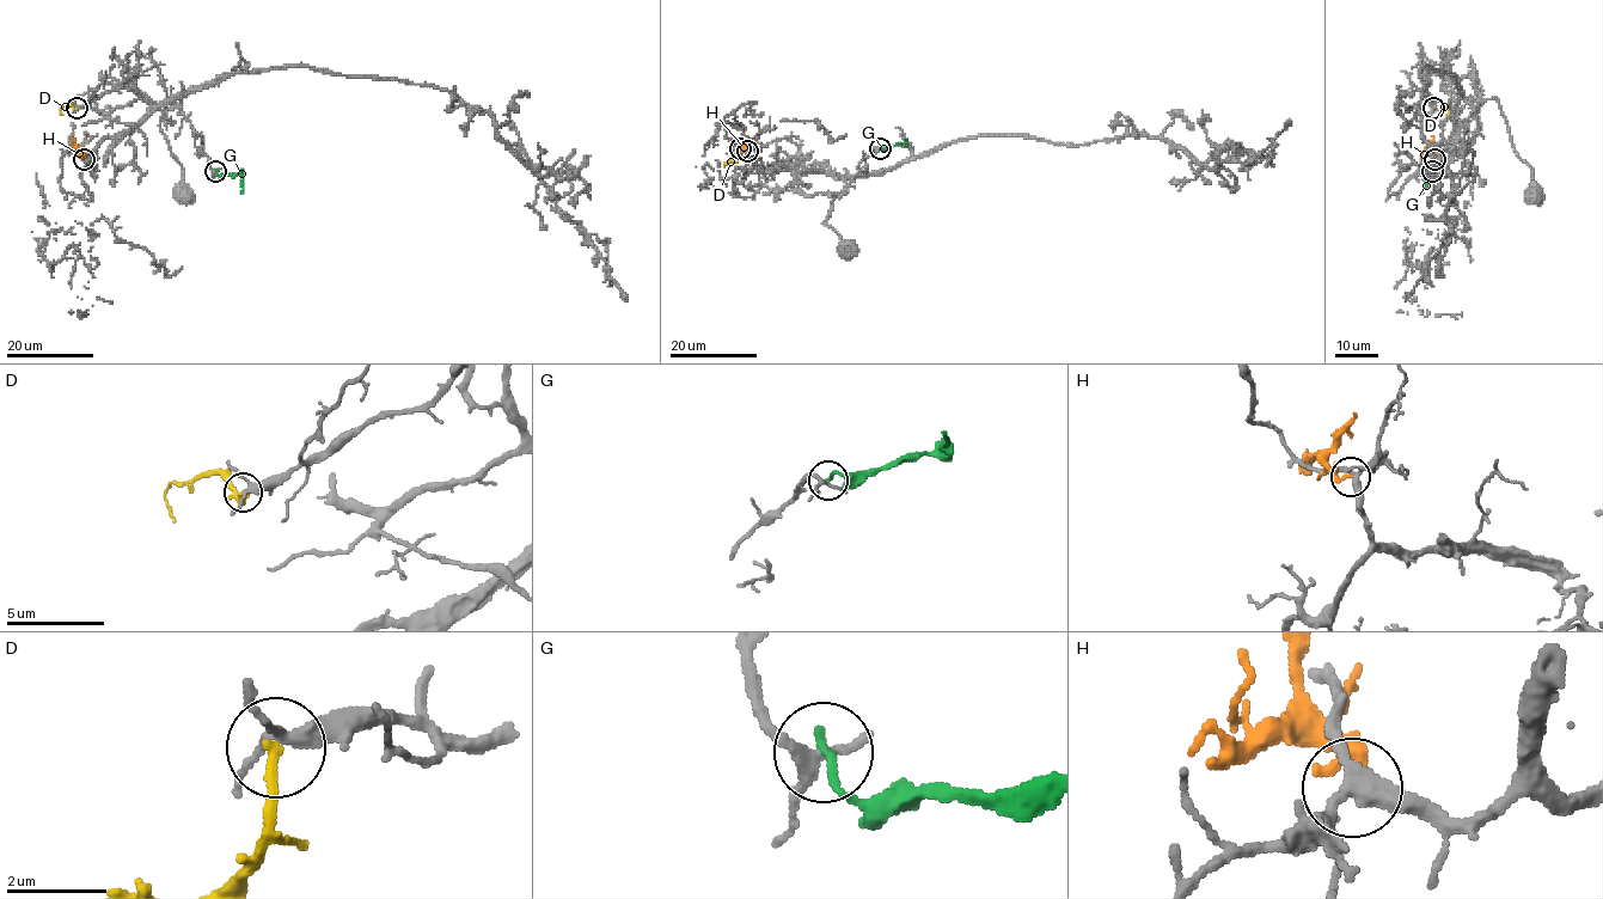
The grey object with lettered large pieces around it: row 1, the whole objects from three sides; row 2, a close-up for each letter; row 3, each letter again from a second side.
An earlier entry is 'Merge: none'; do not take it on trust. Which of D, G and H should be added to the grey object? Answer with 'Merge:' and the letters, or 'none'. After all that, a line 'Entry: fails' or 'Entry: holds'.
Merge: D
Entry: fails

